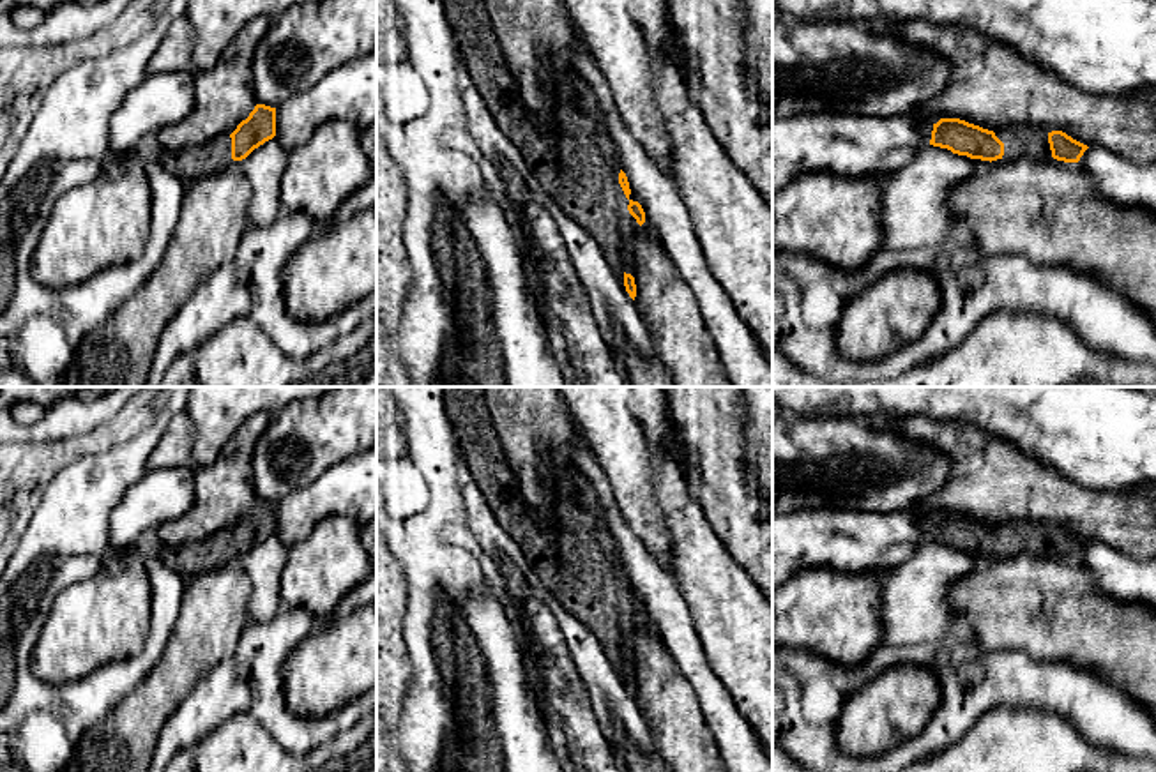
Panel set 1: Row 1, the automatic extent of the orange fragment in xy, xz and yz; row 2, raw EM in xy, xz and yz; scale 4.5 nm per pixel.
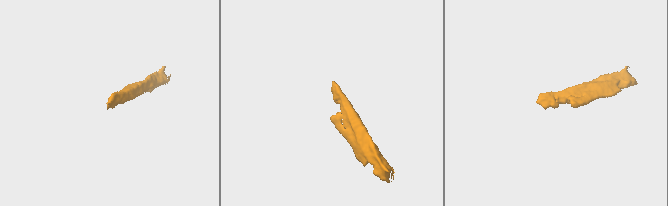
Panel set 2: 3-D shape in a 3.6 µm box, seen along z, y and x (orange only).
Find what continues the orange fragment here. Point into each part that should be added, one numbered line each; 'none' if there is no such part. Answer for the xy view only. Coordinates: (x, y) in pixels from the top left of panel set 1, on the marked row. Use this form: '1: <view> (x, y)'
1: xy (191, 163)

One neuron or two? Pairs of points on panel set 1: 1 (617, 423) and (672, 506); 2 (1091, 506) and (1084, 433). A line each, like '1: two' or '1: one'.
1: two
2: two

